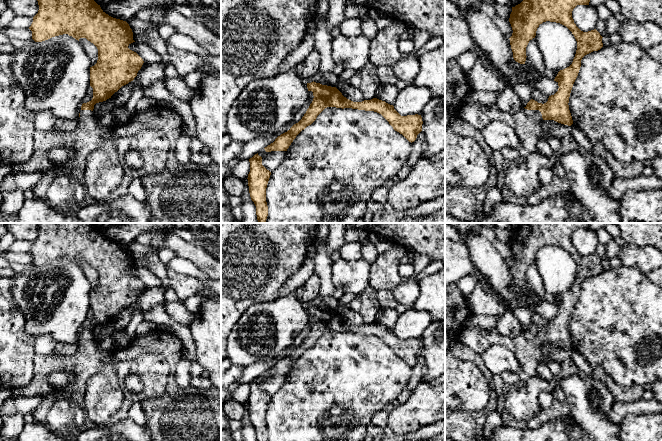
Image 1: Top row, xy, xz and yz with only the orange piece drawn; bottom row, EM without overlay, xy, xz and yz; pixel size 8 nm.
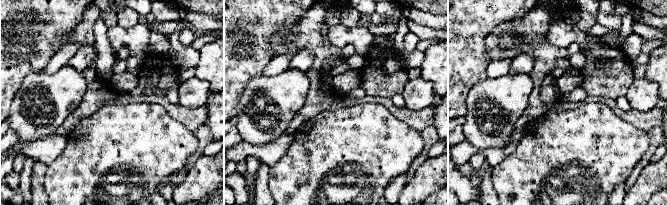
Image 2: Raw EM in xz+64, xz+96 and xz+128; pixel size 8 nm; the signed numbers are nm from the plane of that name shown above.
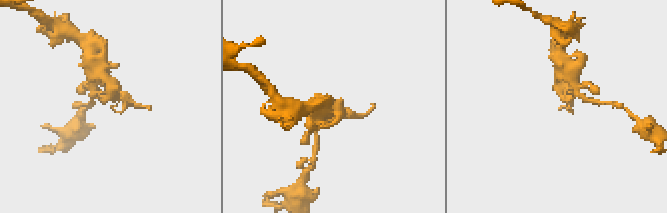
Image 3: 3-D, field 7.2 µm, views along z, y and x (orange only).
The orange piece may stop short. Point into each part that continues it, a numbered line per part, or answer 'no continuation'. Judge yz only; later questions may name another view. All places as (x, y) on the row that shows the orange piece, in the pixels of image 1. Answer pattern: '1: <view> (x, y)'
1: yz (526, 123)

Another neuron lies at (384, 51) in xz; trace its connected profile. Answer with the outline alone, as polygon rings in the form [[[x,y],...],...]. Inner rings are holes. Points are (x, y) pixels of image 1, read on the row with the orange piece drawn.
[[[394,21],[377,33],[370,42],[370,62],[375,66],[393,66],[402,59],[398,49],[399,36],[408,29],[403,22]]]

